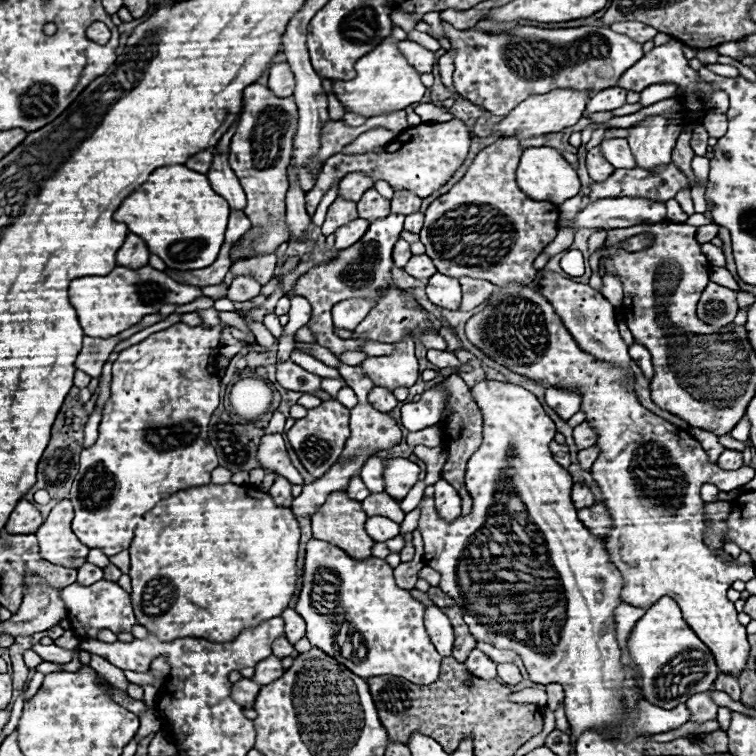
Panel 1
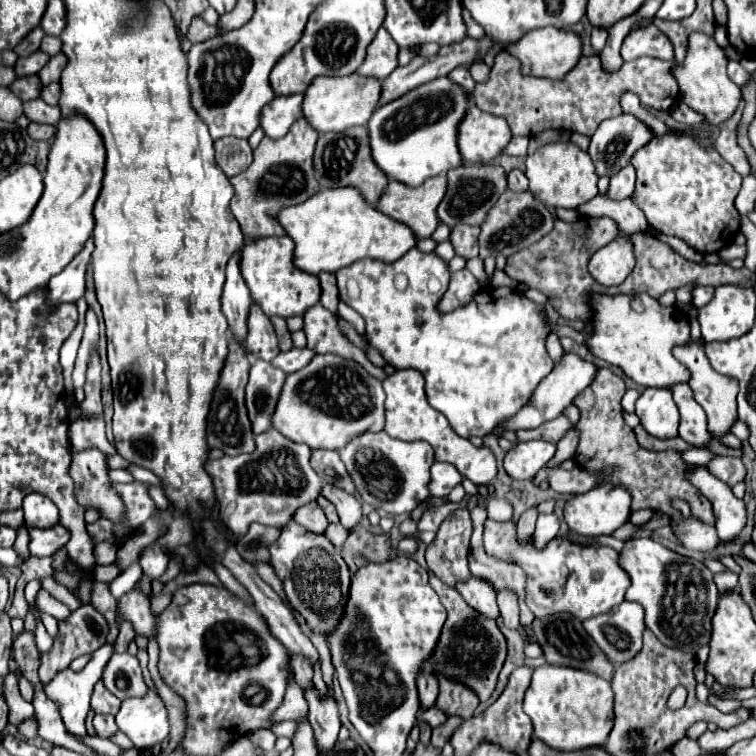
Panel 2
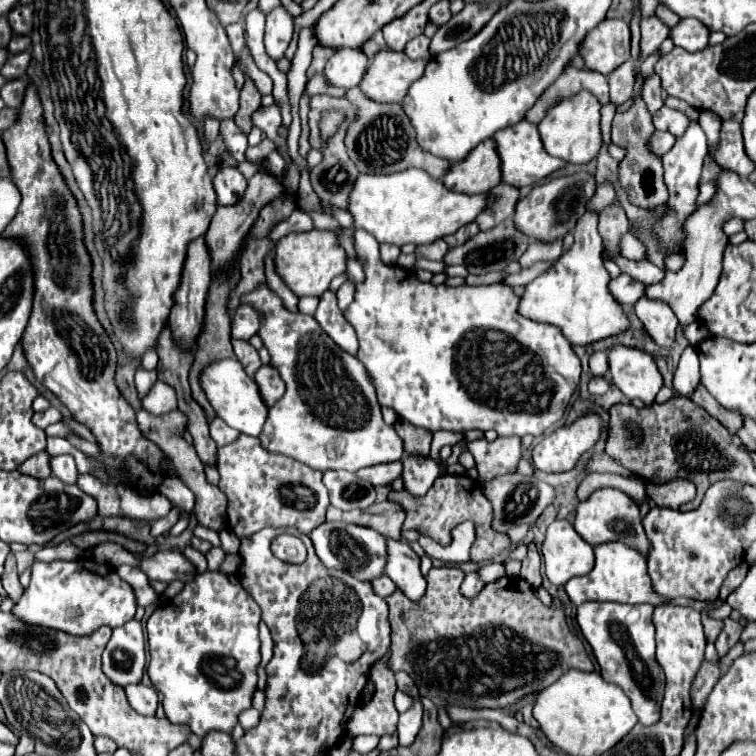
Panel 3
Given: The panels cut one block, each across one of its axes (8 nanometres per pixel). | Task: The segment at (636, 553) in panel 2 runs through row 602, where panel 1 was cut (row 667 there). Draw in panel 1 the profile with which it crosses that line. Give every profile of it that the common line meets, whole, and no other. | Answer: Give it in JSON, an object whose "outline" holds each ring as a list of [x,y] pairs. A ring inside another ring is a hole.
{"outline":[[[662,596],[638,620],[628,640],[628,652],[632,662],[642,672],[644,700],[664,710],[686,702],[692,694],[710,690],[720,674],[712,652],[700,638],[696,638],[694,630],[684,622],[678,604],[670,596]]]}

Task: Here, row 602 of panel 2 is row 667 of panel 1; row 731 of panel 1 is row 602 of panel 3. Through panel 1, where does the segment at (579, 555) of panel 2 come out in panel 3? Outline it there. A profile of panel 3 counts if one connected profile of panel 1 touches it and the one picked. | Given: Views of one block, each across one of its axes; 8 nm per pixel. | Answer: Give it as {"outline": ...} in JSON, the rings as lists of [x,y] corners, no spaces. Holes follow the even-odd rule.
{"outline":[[[608,542],[594,548],[596,564],[590,574],[572,578],[564,584],[564,590],[572,604],[580,606],[584,602],[626,602],[626,604],[652,604],[662,606],[668,604],[668,598],[658,596],[652,590],[650,576],[646,572],[646,558],[636,550],[624,546],[622,542]]]}

